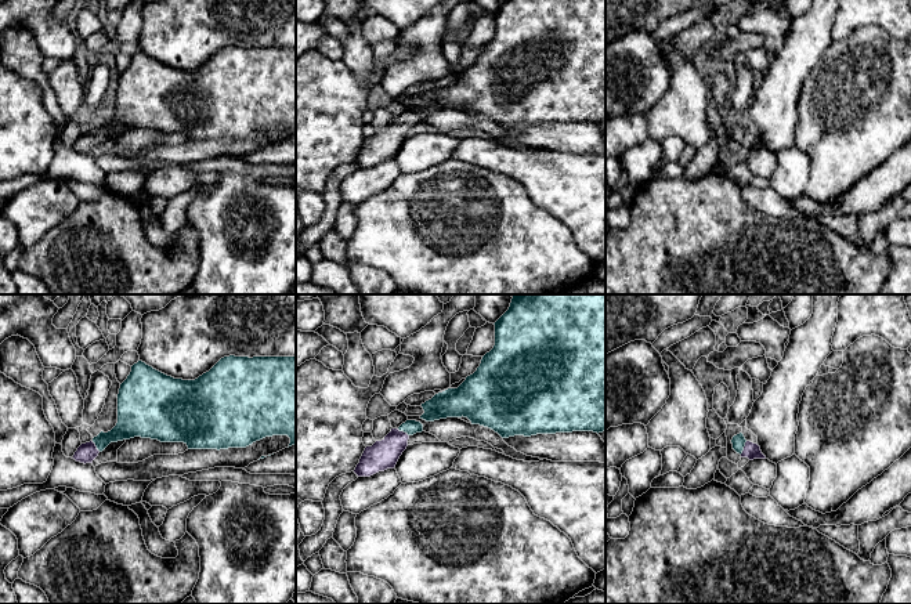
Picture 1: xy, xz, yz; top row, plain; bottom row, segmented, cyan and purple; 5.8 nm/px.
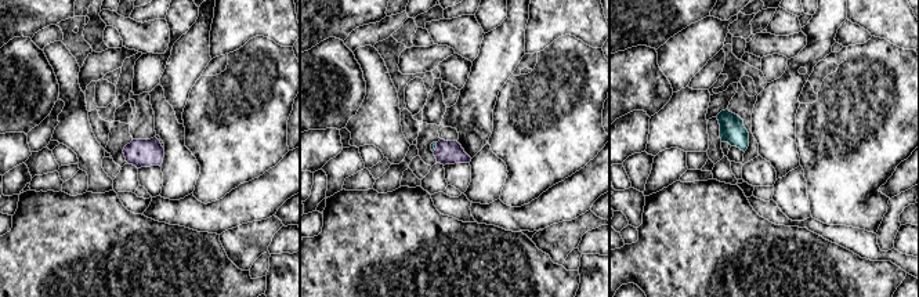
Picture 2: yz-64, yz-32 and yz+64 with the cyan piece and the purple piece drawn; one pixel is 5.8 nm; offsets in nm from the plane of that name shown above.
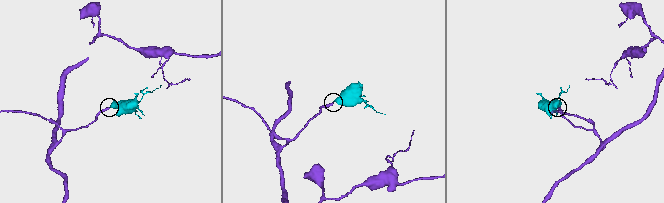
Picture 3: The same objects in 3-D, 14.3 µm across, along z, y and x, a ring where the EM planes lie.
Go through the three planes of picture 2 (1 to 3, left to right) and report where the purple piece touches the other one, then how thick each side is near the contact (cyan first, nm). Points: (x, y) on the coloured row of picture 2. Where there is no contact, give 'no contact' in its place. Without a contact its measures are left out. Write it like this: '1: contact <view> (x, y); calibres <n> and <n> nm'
1: no contact
2: contact yz-32 (436, 147); calibres 30 and 140 nm
3: no contact

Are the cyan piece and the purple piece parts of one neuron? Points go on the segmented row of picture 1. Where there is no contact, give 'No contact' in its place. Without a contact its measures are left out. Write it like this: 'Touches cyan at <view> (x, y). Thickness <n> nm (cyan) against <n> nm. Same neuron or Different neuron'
Touches cyan at yz (743, 448). Thickness 80 nm (cyan) against 100 nm. Same neuron

